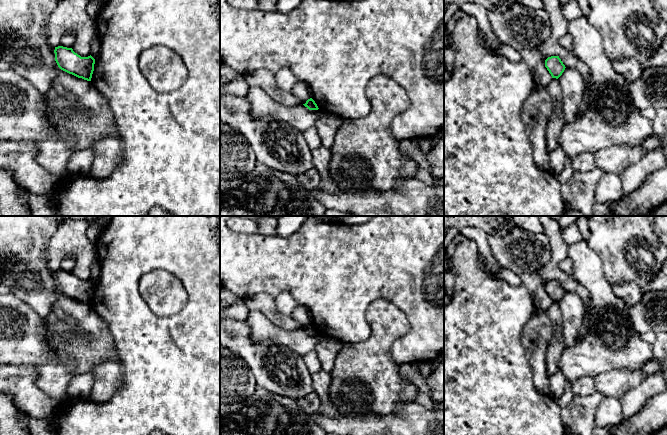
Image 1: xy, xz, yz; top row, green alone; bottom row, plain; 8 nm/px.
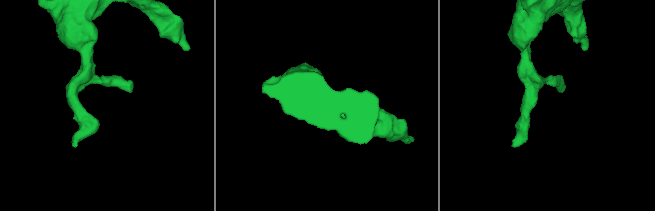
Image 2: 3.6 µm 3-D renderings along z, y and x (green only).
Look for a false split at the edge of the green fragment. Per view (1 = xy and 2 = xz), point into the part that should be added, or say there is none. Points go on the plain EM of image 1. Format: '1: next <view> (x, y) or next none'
1: next none
2: next none

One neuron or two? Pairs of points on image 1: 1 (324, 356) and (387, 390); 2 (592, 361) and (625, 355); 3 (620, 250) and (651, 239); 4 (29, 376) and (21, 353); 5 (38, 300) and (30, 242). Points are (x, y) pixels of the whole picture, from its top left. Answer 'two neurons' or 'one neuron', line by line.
1: two neurons
2: one neuron
3: one neuron
4: two neurons
5: one neuron

